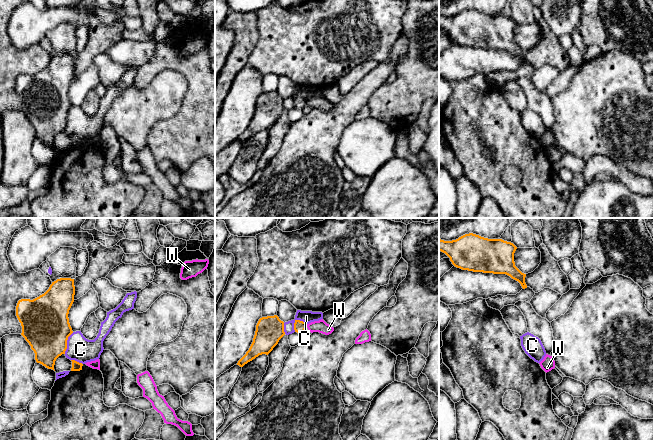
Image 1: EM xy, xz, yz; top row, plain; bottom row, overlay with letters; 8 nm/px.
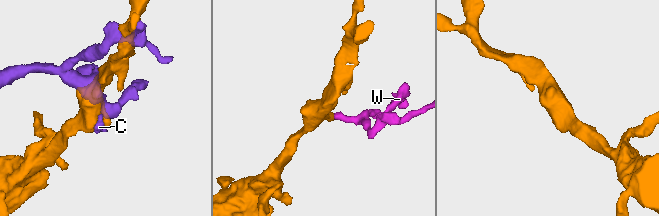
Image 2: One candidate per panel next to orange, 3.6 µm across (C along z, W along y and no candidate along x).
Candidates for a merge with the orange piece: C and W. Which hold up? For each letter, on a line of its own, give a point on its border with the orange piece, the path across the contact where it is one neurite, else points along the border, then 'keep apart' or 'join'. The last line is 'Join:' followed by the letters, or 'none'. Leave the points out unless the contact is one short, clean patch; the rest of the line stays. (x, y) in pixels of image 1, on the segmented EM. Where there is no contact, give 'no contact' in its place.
C: xz (296, 320) | keep apart
W: xz (306, 326) | along xz (306, 324), (307, 327) | keep apart
Join: none

